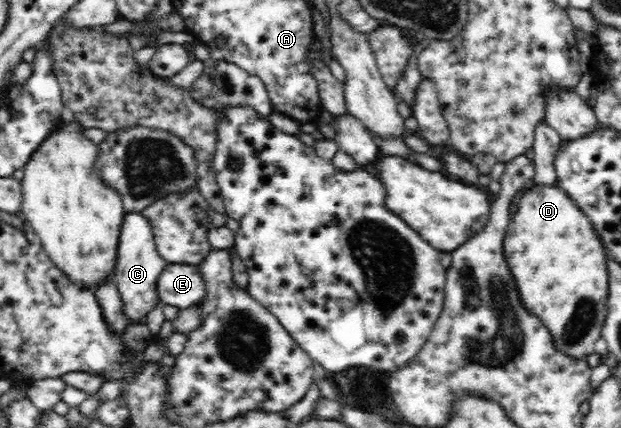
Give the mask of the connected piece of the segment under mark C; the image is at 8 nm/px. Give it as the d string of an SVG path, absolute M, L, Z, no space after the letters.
M131 211L124 215L119 227L119 239L116 241L116 259L114 280L123 300L123 313L128 317L129 324L143 323L147 313L160 301L158 279L162 271L169 265L158 252L154 242L154 230L151 221L143 212Z

